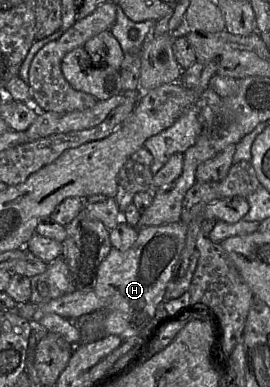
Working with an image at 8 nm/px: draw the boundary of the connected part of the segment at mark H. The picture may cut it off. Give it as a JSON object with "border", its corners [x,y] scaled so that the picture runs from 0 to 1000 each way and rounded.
{"border":[[[667,571],[511,592],[511,615],[474,646],[444,649],[415,638],[363,693],[348,744],[352,757],[393,778],[385,868],[511,866],[578,817],[578,798],[611,775],[622,731],[685,625],[689,592]]]}

